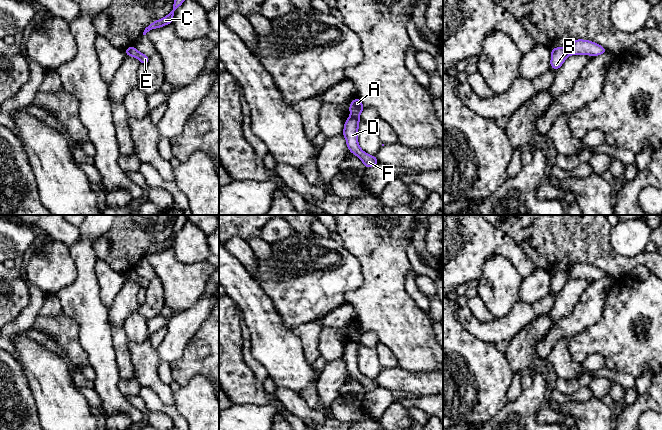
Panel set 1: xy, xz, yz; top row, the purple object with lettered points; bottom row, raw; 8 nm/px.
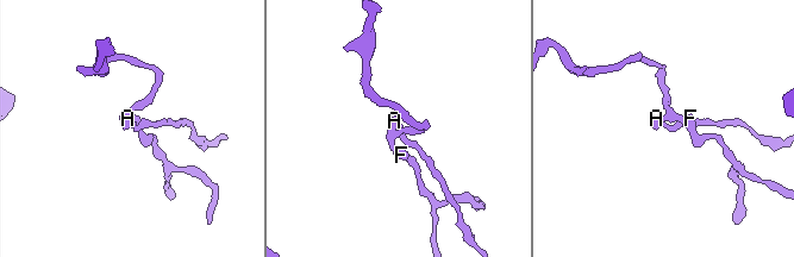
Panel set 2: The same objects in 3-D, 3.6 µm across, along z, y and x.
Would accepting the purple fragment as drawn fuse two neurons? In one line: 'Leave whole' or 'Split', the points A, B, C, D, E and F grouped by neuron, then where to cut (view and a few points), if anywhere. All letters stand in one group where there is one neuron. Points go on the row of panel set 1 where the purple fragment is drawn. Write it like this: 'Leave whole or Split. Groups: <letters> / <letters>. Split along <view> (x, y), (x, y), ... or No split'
Split. Groups: A B E / C D F. Split along xz (351, 116), (358, 119)

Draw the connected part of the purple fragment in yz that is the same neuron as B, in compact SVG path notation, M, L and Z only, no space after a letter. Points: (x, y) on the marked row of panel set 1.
M555 47L551 49L550 66L554 70L558 70L570 55L569 47Z

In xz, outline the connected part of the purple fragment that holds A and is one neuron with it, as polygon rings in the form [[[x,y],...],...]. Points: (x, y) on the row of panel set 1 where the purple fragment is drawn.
[[[355,98],[349,105],[350,115],[353,118],[359,119],[361,112],[364,110],[362,101],[359,98]]]

